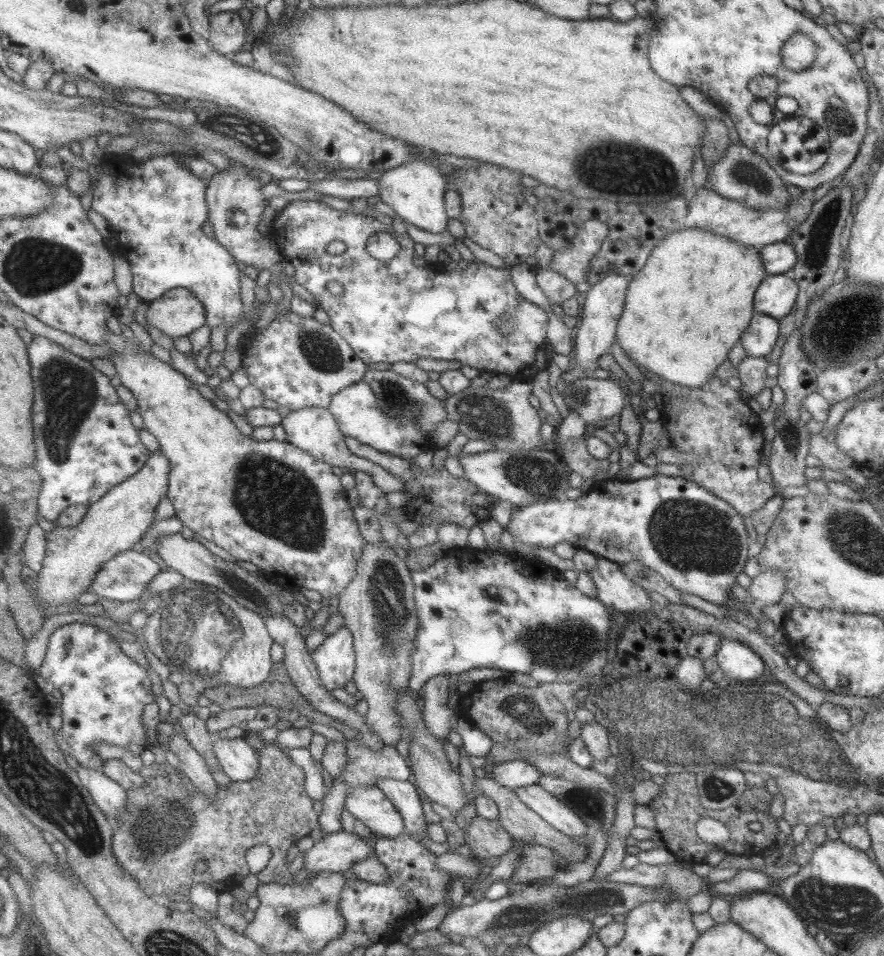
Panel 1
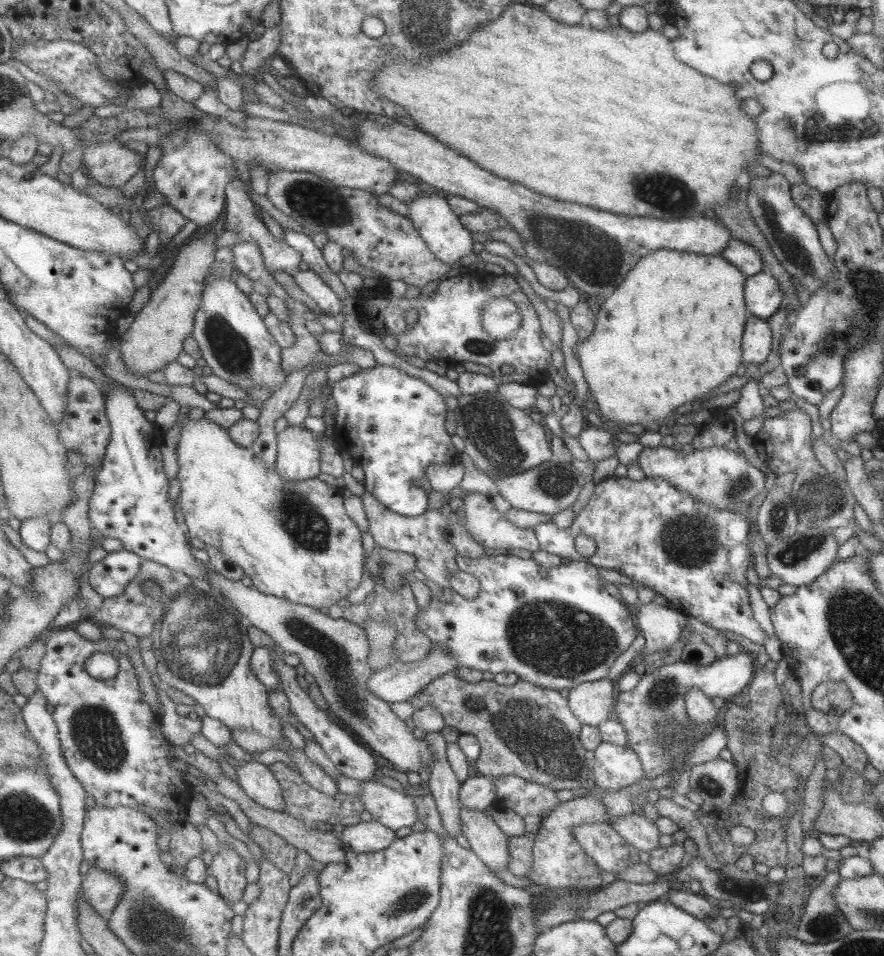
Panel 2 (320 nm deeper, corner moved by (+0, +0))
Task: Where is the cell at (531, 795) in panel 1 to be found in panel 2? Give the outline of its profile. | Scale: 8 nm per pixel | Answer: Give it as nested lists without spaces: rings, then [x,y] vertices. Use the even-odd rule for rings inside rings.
[[[584,822],[579,826],[574,826],[572,833],[584,853],[590,856],[594,863],[601,867],[601,870],[610,872],[614,876],[620,870],[625,870],[639,862],[639,851],[623,840],[607,822]]]

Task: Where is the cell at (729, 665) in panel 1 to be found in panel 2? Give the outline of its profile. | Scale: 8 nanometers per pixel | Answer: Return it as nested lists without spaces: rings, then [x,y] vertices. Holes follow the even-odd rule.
[[[743,652],[727,656],[723,660],[716,659],[708,666],[677,661],[644,673],[633,689],[619,691],[612,710],[617,722],[625,729],[626,746],[641,761],[645,778],[652,779],[667,772],[673,776],[674,768],[687,762],[691,745],[699,735],[701,739],[707,735],[712,727],[710,723],[705,723],[698,729],[690,725],[684,708],[685,690],[699,688],[713,700],[743,694],[742,690],[753,677],[755,667],[755,657]]]

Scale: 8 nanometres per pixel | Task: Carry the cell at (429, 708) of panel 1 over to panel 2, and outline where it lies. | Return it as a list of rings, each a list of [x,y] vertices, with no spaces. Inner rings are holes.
[[[440,731],[430,732],[424,738],[429,743],[432,752],[432,768],[429,772],[427,787],[434,798],[441,826],[446,836],[453,839],[462,832],[459,816],[460,803],[458,800],[459,781],[451,767],[447,764],[445,756],[446,742]]]

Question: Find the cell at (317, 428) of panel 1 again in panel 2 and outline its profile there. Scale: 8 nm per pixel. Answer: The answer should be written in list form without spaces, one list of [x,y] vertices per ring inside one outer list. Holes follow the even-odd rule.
[[[288,425],[278,433],[276,470],[287,479],[317,478],[320,472],[319,447],[314,433],[304,426]]]

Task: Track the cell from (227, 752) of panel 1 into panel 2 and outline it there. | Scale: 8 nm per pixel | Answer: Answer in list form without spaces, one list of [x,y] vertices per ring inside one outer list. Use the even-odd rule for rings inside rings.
[[[256,761],[242,762],[236,767],[239,784],[257,804],[278,811],[285,811],[285,793],[270,765]]]

